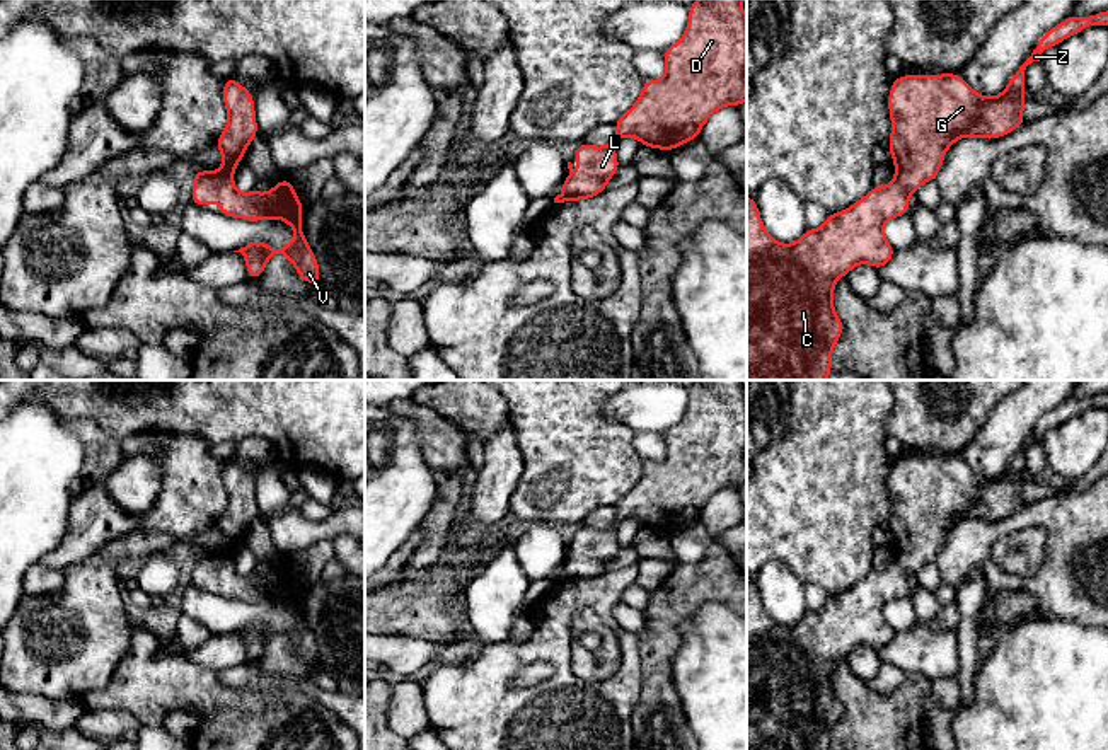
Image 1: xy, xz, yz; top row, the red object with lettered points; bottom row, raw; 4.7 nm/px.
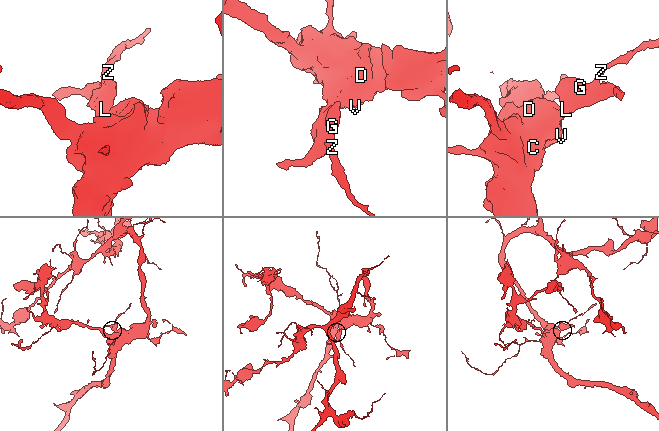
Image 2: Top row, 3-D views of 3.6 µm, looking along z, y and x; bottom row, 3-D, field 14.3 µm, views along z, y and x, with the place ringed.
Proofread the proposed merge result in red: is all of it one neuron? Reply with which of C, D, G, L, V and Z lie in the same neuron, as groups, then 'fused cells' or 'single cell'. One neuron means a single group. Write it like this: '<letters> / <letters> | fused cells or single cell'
C D G L V Z | single cell

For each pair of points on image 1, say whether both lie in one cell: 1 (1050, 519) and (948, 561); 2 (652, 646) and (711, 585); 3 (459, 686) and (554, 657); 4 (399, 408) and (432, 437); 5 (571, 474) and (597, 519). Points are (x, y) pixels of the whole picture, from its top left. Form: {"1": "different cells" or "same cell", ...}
{"1": "same cell", "2": "same cell", "3": "same cell", "4": "same cell", "5": "different cells"}

